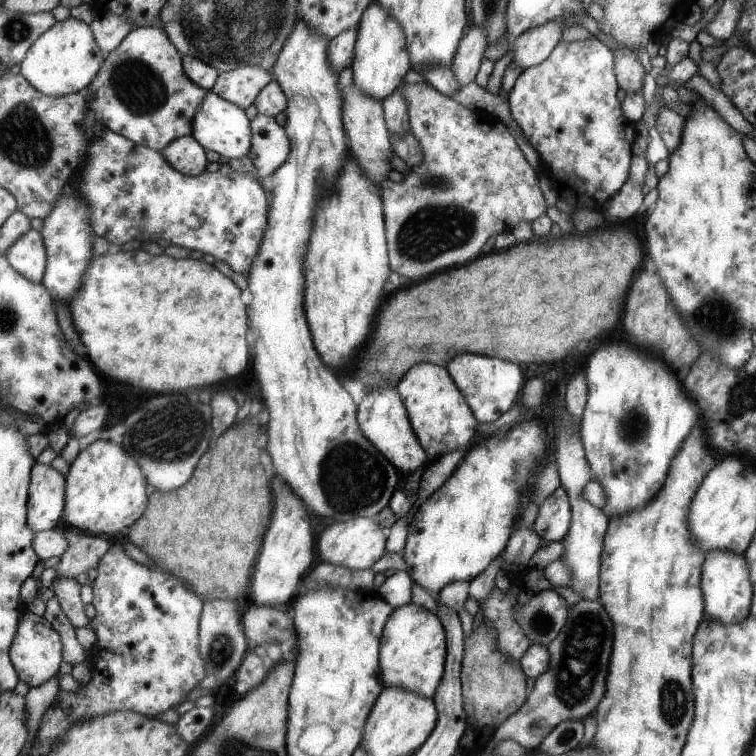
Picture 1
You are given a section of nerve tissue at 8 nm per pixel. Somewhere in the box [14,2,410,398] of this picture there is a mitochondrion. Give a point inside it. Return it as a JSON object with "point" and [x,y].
{"point":[138,90]}

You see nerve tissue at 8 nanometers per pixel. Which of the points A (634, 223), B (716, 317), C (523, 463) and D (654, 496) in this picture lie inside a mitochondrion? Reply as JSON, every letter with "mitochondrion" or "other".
{"A":"other","B":"mitochondrion","C":"mitochondrion","D":"other"}

